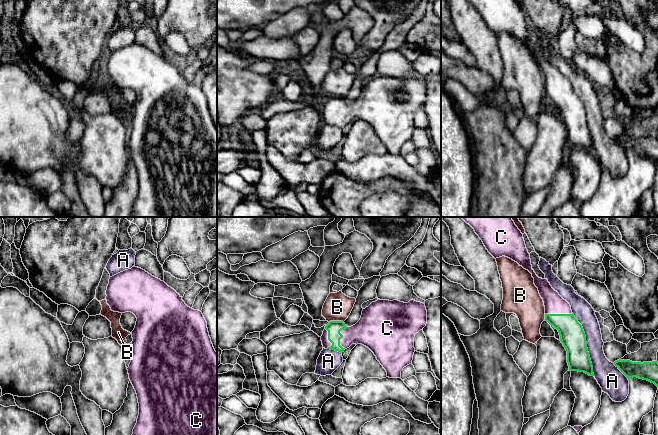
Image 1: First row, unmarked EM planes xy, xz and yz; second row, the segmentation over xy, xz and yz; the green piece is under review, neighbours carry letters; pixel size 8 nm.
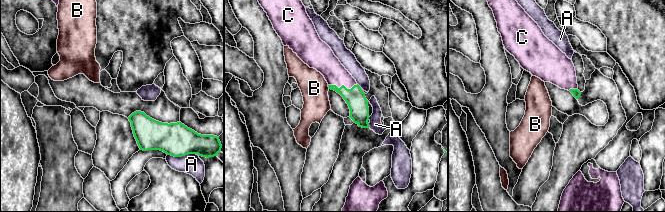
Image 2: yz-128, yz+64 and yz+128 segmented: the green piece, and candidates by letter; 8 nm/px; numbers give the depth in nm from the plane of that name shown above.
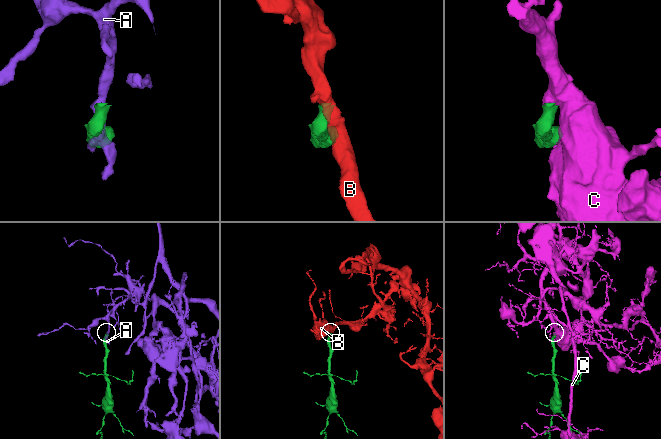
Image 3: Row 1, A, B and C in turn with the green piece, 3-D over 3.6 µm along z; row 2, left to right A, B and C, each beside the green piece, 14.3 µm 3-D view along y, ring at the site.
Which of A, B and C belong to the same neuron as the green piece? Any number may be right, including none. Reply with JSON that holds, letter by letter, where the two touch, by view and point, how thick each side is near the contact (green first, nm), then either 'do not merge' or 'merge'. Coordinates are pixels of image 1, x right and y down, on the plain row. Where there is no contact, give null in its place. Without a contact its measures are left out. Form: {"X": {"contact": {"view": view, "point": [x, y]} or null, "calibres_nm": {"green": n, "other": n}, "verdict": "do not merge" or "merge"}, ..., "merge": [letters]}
{"A": {"contact": {"view": "yz", "point": [586, 120]}, "calibres_nm": {"green": 200, "other": 170}, "verdict": "do not merge"}, "B": {"contact": {"view": "xz", "point": [336, 97]}, "calibres_nm": {"green": 110, "other": 220}, "verdict": "do not merge"}, "C": {"contact": {"view": "yz", "point": [558, 90]}, "calibres_nm": {"green": 200, "other": 160}, "verdict": "merge"}, "merge": ["C"]}

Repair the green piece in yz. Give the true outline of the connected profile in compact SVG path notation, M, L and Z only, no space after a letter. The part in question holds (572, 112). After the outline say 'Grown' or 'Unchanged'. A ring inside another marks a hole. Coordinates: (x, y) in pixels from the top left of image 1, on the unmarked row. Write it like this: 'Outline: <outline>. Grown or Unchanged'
Outline: M469 0L496 35L502 32L528 46L545 82L545 96L558 106L560 117L567 127L570 147L594 152L582 101L572 89L570 80L555 67L547 55L539 54L532 45L530 30L523 10L515 0Z. Grown

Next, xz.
Outline: M380 76L372 78L363 85L360 96L347 103L343 97L330 97L323 107L323 124L340 129L352 120L368 123L387 148L389 154L400 154L404 143L412 139L415 110L427 100L427 86L424 79L410 76L408 79L398 76Z. Grown

